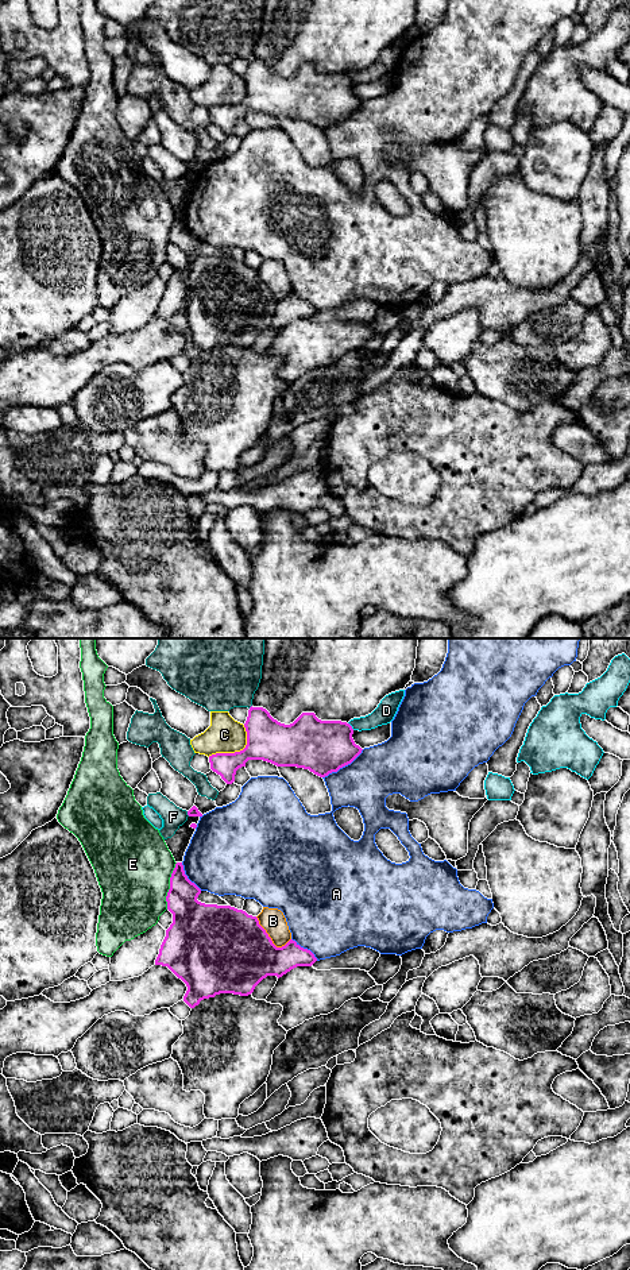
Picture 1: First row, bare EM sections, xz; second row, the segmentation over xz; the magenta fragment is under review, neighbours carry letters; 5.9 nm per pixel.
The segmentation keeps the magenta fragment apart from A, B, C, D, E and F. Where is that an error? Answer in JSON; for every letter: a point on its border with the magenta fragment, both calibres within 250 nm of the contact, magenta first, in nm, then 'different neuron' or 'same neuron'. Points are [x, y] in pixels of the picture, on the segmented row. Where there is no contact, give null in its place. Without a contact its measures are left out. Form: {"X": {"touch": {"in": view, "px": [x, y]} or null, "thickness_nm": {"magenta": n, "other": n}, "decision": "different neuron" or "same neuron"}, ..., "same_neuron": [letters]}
{"A": {"touch": {"in": "xz", "px": [343, 765]}, "thickness_nm": {"magenta": 320, "other": 300}, "decision": "different neuron"}, "B": {"touch": {"in": "xz", "px": [270, 938]}, "thickness_nm": {"magenta": 480, "other": 150}, "decision": "same neuron"}, "C": {"touch": {"in": "xz", "px": [236, 752]}, "thickness_nm": {"magenta": 260, "other": 200}, "decision": "different neuron"}, "D": {"touch": {"in": "xz", "px": [351, 726]}, "thickness_nm": {"magenta": 320, "other": 120}, "decision": "different neuron"}, "E": {"touch": {"in": "xz", "px": [170, 886]}, "thickness_nm": {"magenta": 240, "other": 460}, "decision": "different neuron"}, "F": {"touch": {"in": "xz", "px": [188, 814]}, "thickness_nm": {"magenta": 60, "other": 130}, "decision": "different neuron"}, "same_neuron": ["B"]}

